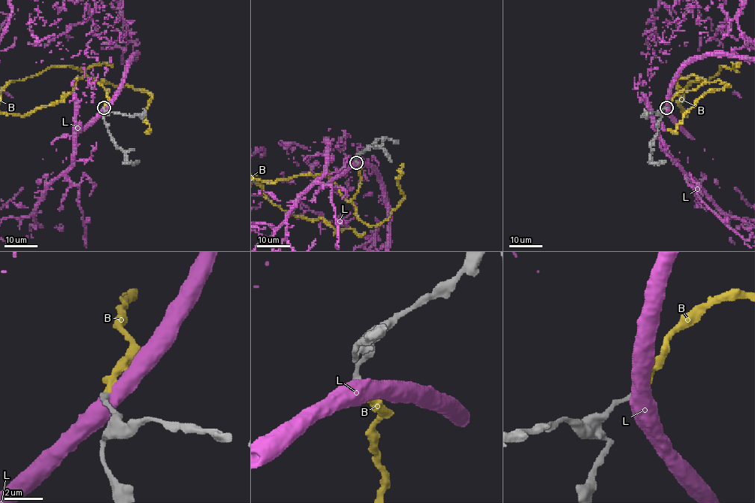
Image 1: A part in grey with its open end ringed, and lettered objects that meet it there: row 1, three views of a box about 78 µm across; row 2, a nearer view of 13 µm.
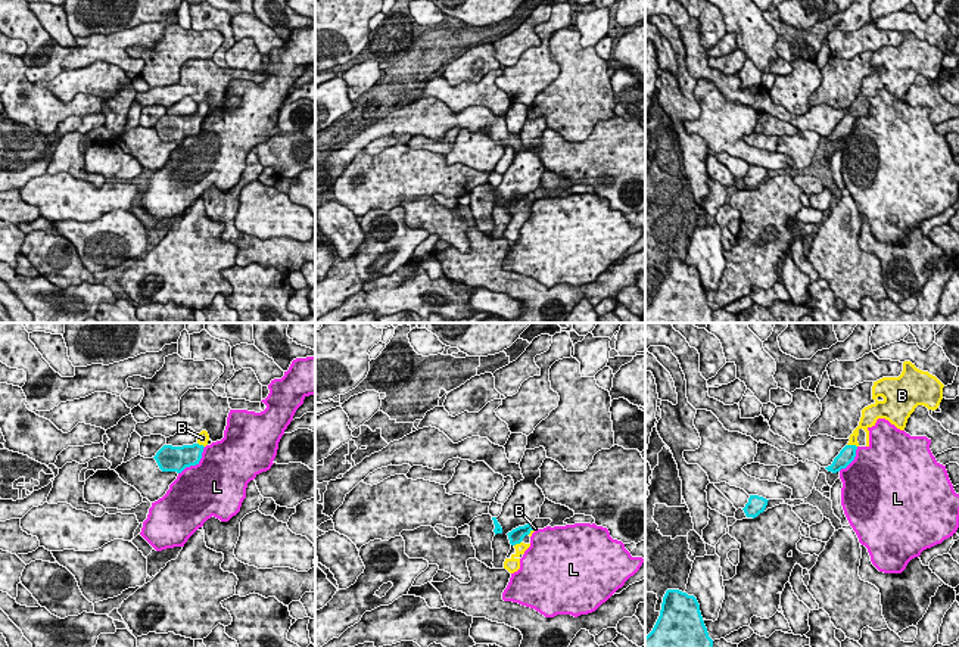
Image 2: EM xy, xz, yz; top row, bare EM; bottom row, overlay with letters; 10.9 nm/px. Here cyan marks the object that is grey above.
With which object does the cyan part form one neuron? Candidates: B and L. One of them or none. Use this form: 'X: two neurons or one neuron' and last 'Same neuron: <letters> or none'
B: one neuron
L: two neurons
Same neuron: B

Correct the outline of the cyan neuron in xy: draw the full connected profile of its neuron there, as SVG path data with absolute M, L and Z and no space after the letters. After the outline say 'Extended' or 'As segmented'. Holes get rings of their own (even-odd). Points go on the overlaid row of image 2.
M202 430L197 433L196 444L183 447L164 445L153 458L162 472L181 473L186 467L199 464L208 441L208 432Z. Extended

